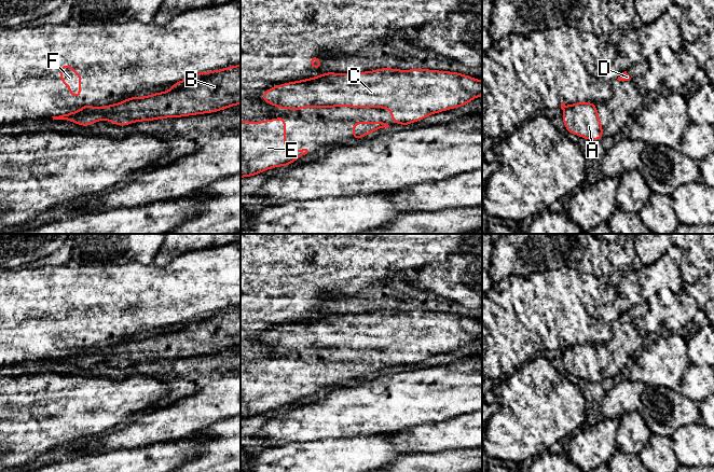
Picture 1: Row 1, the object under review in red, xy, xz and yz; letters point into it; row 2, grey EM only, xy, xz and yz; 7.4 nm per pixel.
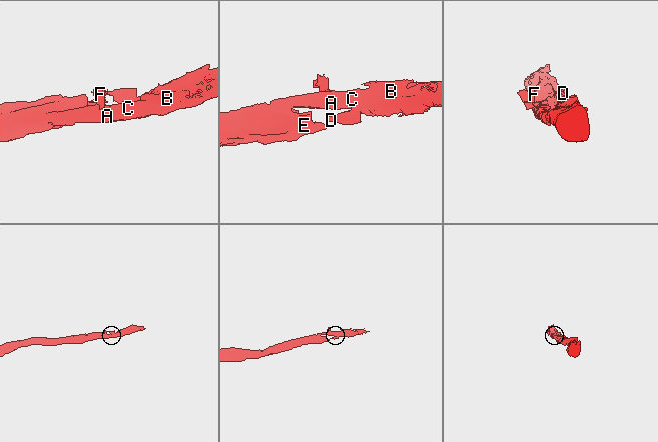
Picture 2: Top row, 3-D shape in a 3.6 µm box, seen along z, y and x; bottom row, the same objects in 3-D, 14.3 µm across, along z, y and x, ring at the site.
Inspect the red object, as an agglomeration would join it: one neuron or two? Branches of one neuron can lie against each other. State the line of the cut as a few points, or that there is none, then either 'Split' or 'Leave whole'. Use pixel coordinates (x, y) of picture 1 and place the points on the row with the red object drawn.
Split along xy (90, 106), (82, 109). Split

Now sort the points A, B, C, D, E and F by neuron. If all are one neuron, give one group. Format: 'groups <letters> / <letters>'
groups A B C D E / F

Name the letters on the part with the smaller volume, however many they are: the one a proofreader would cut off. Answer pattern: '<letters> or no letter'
F

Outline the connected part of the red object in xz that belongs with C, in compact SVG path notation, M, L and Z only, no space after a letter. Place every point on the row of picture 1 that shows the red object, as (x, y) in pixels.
M381 68L361 73L333 73L306 80L279 84L265 91L262 100L280 109L302 110L304 108L385 108L392 112L392 122L401 126L421 121L430 114L459 108L470 102L476 97L482 96L482 81L458 72L438 71L428 69L399 70Z

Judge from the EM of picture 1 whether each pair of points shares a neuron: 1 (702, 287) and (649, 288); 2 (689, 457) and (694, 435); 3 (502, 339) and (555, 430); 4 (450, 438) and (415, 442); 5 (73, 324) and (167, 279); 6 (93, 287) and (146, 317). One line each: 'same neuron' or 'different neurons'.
1: same neuron
2: same neuron
3: different neurons
4: same neuron
5: same neuron
6: same neuron

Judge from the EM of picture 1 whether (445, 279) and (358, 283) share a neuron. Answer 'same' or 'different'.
different

